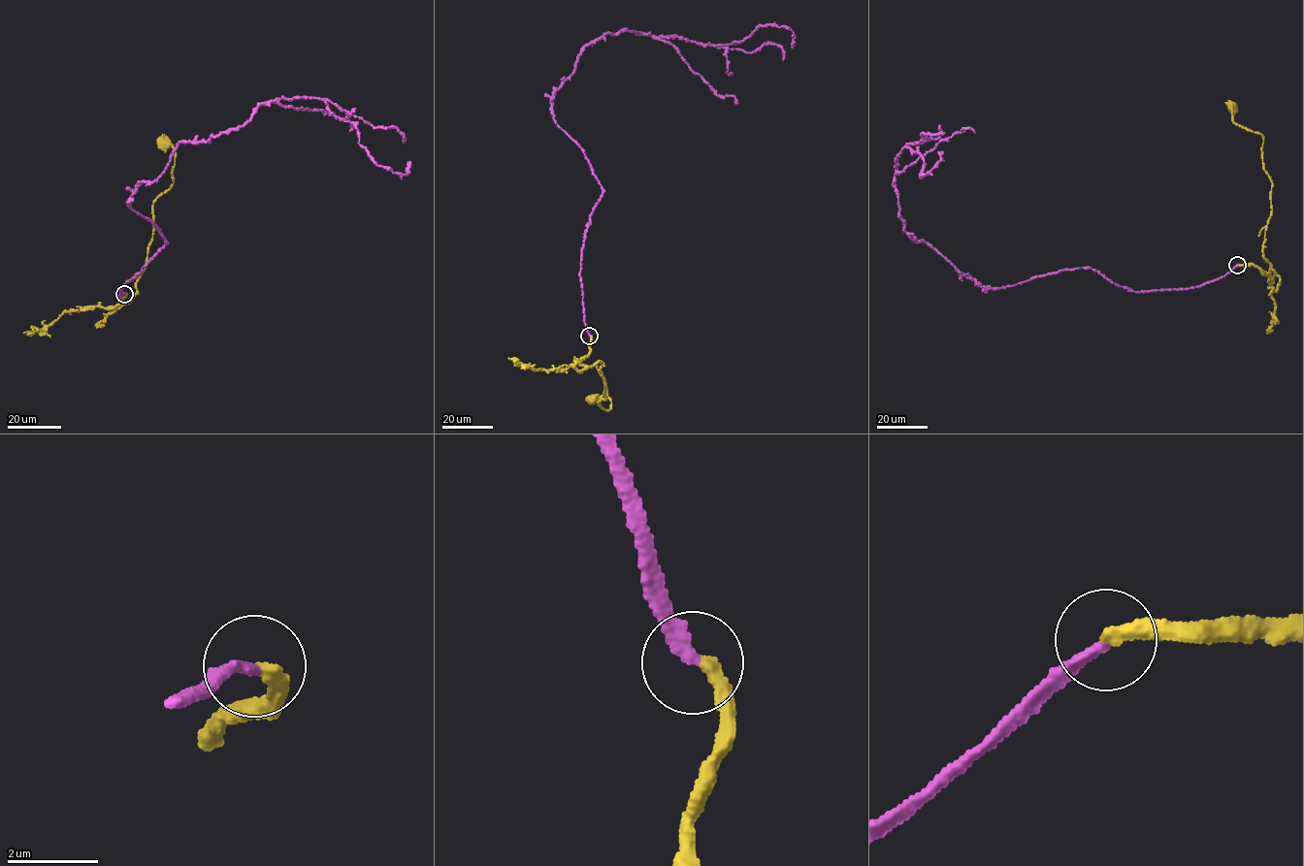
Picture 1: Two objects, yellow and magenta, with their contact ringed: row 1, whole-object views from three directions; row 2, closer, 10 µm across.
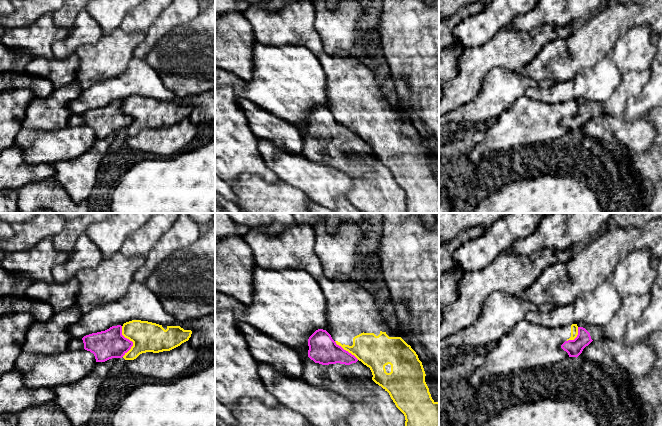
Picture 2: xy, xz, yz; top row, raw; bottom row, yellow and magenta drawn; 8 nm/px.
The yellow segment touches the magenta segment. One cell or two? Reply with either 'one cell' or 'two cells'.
two cells

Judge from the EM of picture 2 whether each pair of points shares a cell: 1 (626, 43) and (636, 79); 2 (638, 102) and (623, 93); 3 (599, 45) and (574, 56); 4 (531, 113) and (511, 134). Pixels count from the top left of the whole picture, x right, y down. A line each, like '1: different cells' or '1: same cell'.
1: different cells
2: different cells
3: same cell
4: same cell

